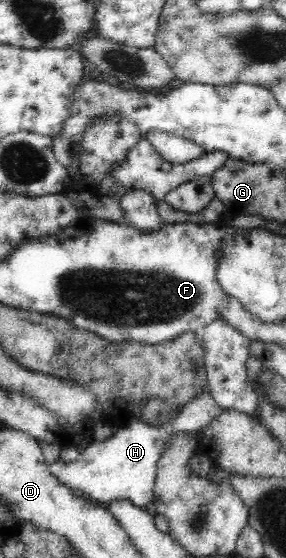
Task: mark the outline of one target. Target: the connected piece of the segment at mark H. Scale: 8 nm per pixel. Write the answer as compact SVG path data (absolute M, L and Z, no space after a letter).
M207 388L199 397L189 400L184 406L185 409L175 419L160 426L135 420L128 426L119 427L105 441L91 442L75 461L62 462L57 459L53 463L47 463L49 472L55 480L71 489L80 489L88 499L98 505L105 506L114 501L127 500L137 507L149 508L154 499L157 462L170 441L178 433L191 434L201 429L222 411Z

